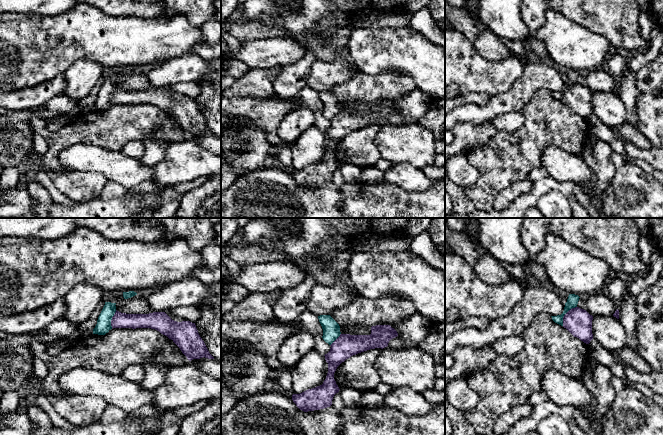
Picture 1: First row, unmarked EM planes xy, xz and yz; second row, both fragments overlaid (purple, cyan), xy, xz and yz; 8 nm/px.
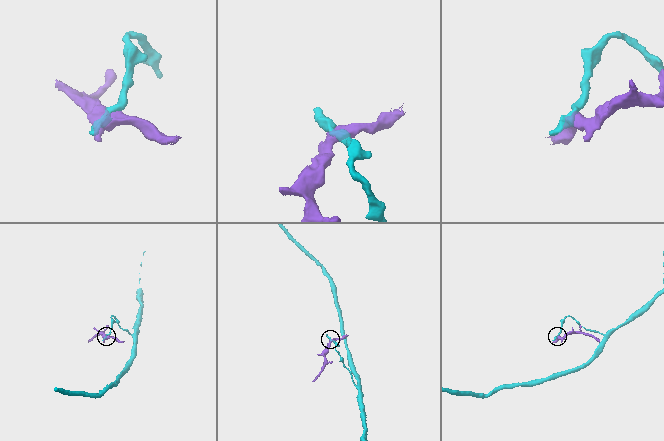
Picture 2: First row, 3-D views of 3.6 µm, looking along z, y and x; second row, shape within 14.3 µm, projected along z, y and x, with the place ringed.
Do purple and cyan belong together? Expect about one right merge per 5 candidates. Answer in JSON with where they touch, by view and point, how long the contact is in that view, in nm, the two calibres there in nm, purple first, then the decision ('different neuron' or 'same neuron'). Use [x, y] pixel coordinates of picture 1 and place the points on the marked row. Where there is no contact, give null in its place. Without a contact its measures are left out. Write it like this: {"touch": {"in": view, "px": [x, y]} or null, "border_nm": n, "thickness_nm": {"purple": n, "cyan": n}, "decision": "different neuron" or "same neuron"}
{"touch": {"in": "yz", "px": [565, 314]}, "border_nm": 200, "thickness_nm": {"purple": 220, "cyan": 90}, "decision": "different neuron"}

